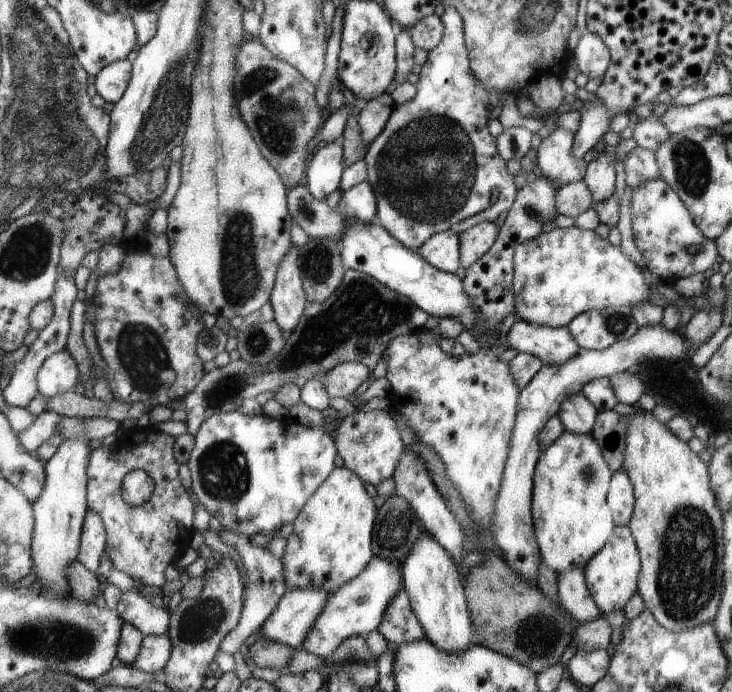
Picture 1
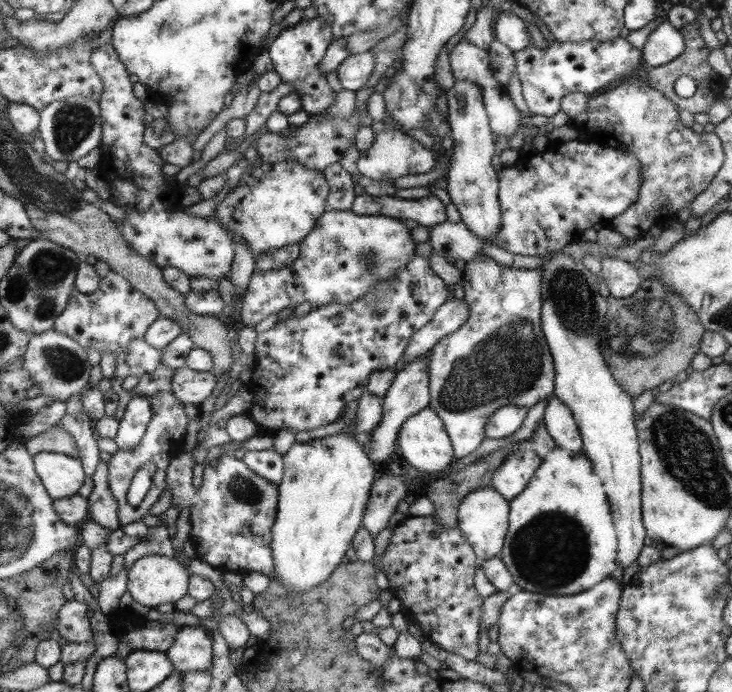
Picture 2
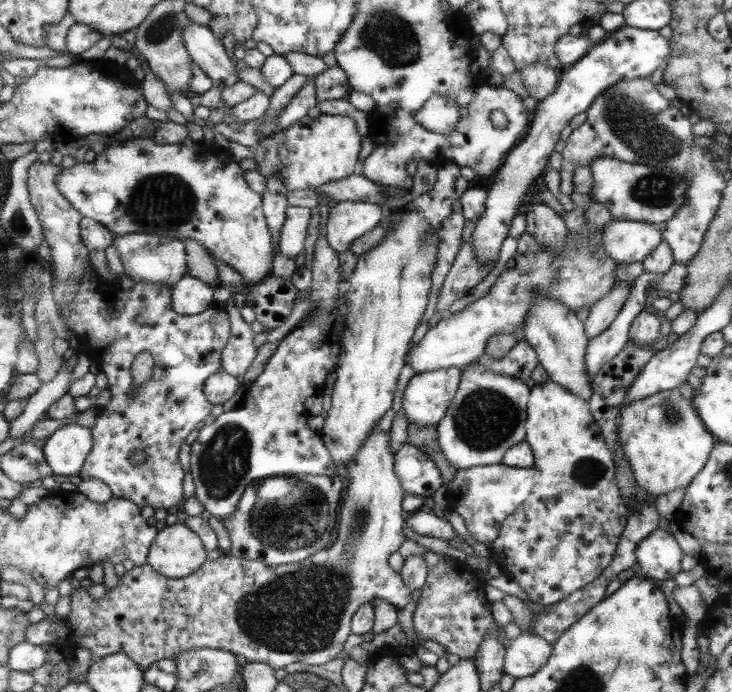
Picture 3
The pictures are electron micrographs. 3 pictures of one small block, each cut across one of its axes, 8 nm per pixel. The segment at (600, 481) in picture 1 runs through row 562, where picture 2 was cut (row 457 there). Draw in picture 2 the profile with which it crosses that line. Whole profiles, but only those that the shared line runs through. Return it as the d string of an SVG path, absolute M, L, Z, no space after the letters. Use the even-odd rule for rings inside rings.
M557 445L552 449L524 492L511 501L511 530L507 532L499 557L510 571L515 589L548 596L574 595L610 577L617 567L618 539L608 497L602 481L595 475L594 464L584 453L570 452Z

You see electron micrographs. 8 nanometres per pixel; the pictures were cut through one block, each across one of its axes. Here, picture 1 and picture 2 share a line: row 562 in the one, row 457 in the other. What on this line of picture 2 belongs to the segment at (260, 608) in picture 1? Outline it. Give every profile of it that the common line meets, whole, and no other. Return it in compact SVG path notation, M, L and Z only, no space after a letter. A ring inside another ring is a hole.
M266 449L259 451L245 451L242 460L247 464L247 467L267 480L270 484L278 486L284 476L284 461L283 455L274 449Z

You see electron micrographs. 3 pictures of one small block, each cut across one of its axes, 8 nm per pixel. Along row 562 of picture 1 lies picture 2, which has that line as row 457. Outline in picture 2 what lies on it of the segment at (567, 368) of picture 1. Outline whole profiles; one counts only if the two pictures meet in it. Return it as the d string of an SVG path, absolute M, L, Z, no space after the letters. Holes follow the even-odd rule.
M518 448L514 454L511 454L505 460L503 466L495 472L491 486L506 501L511 502L524 492L542 462L543 457L540 457L532 448Z

